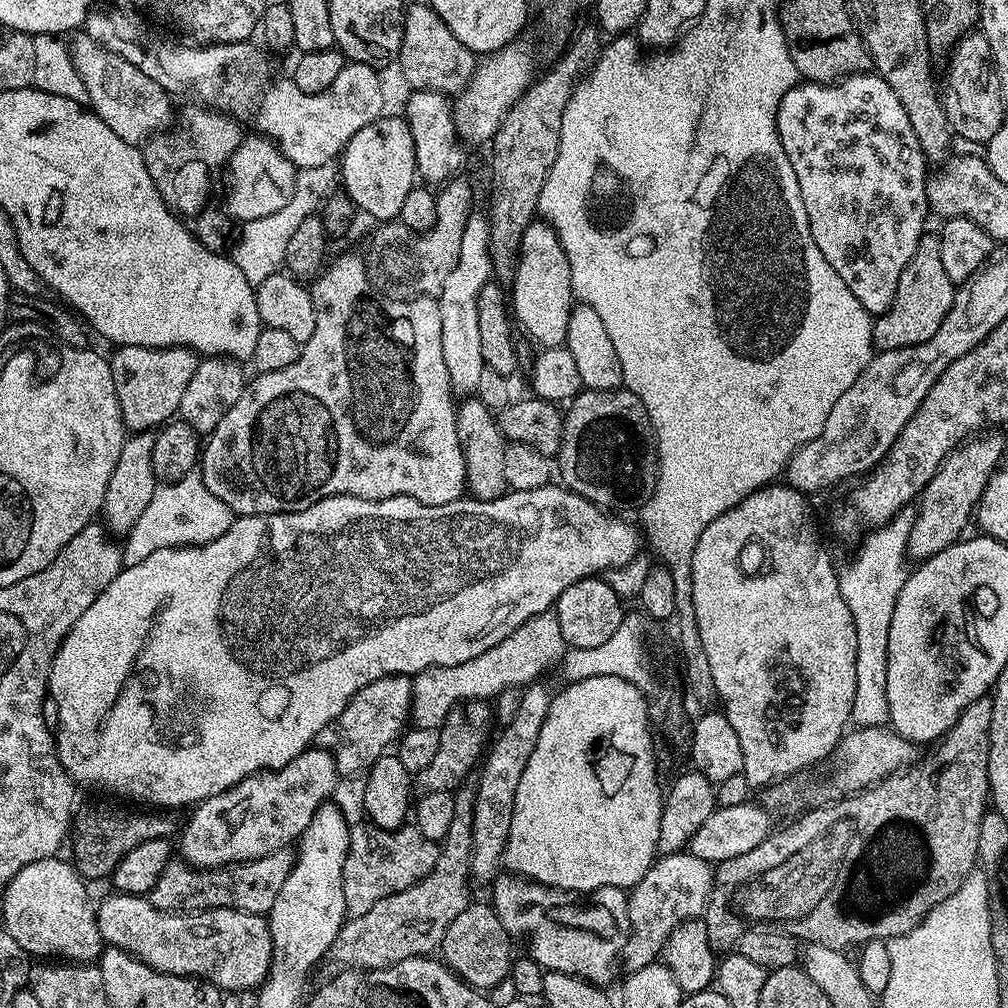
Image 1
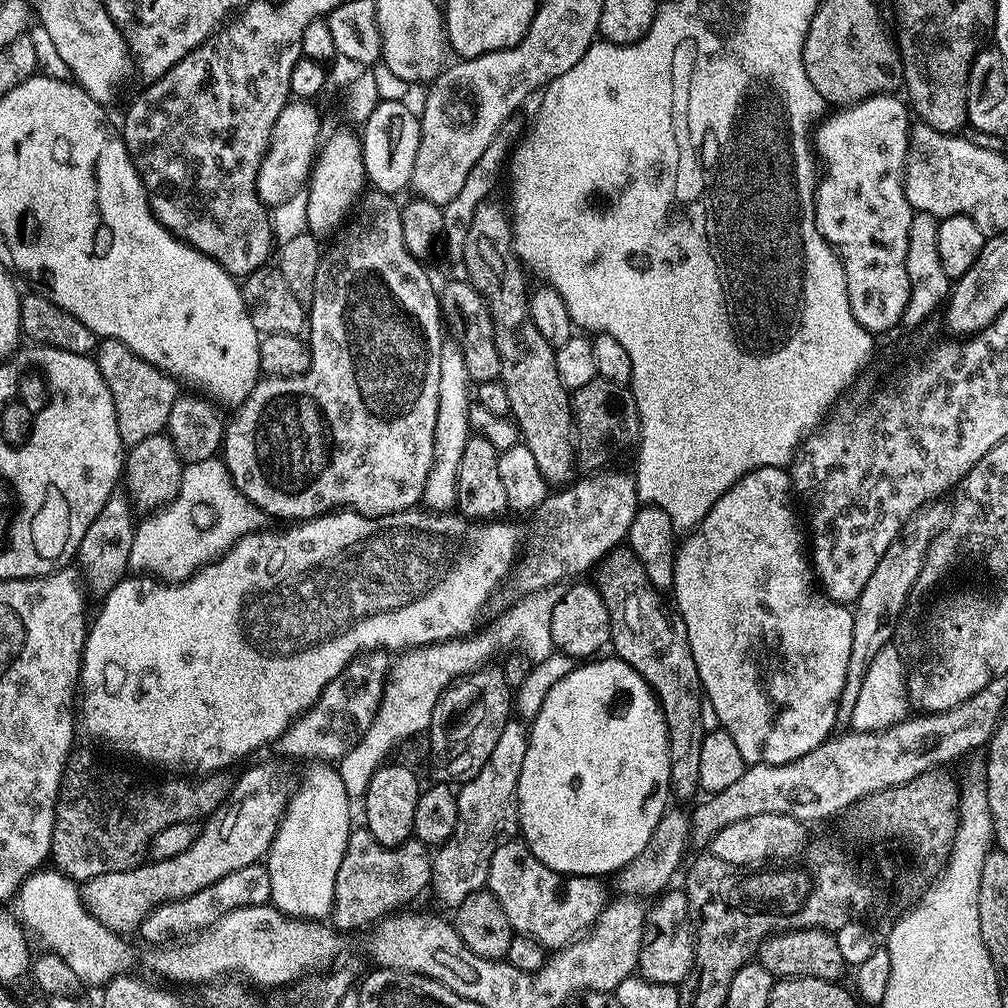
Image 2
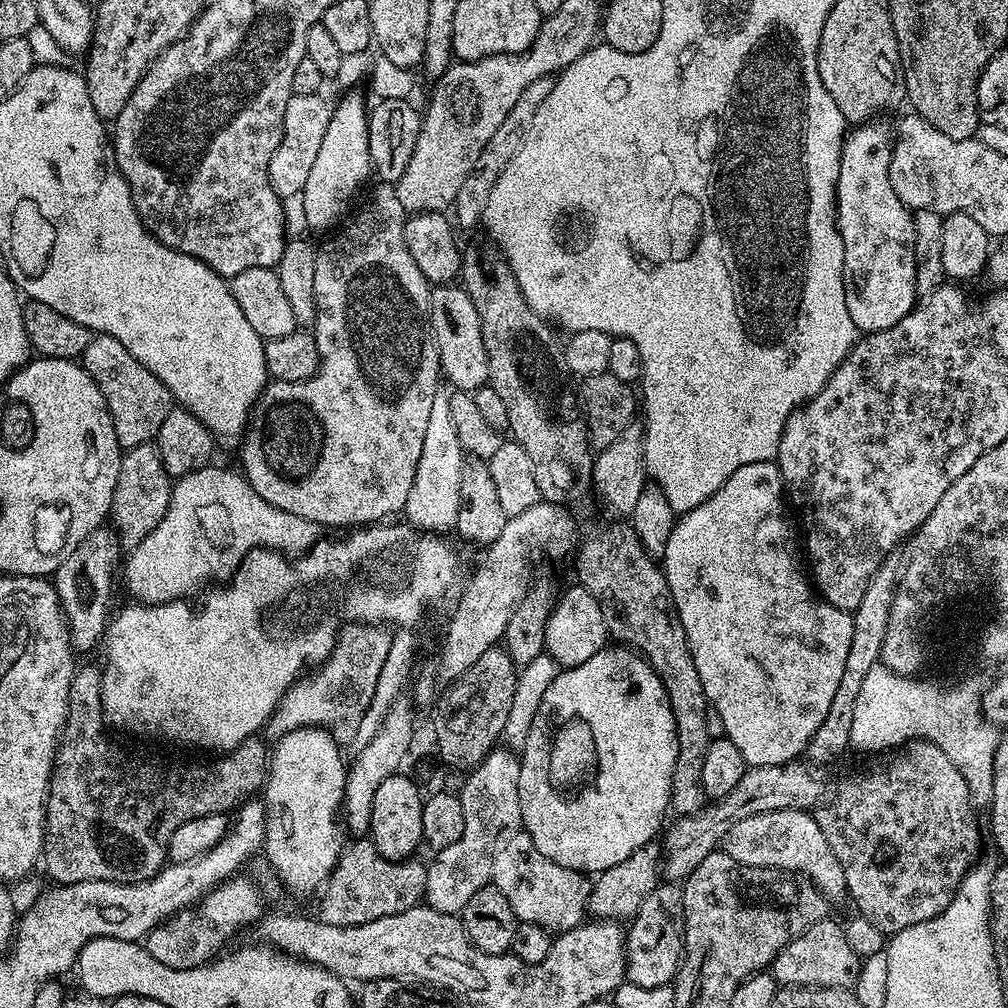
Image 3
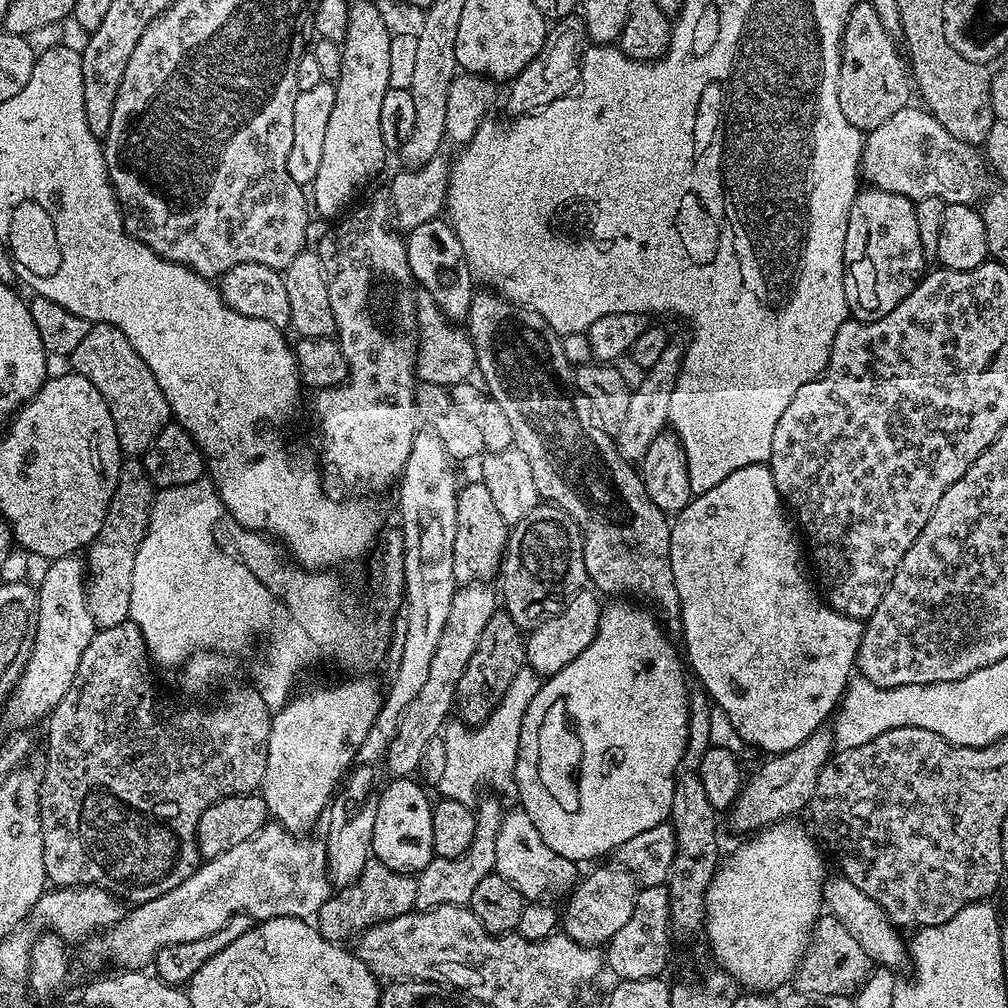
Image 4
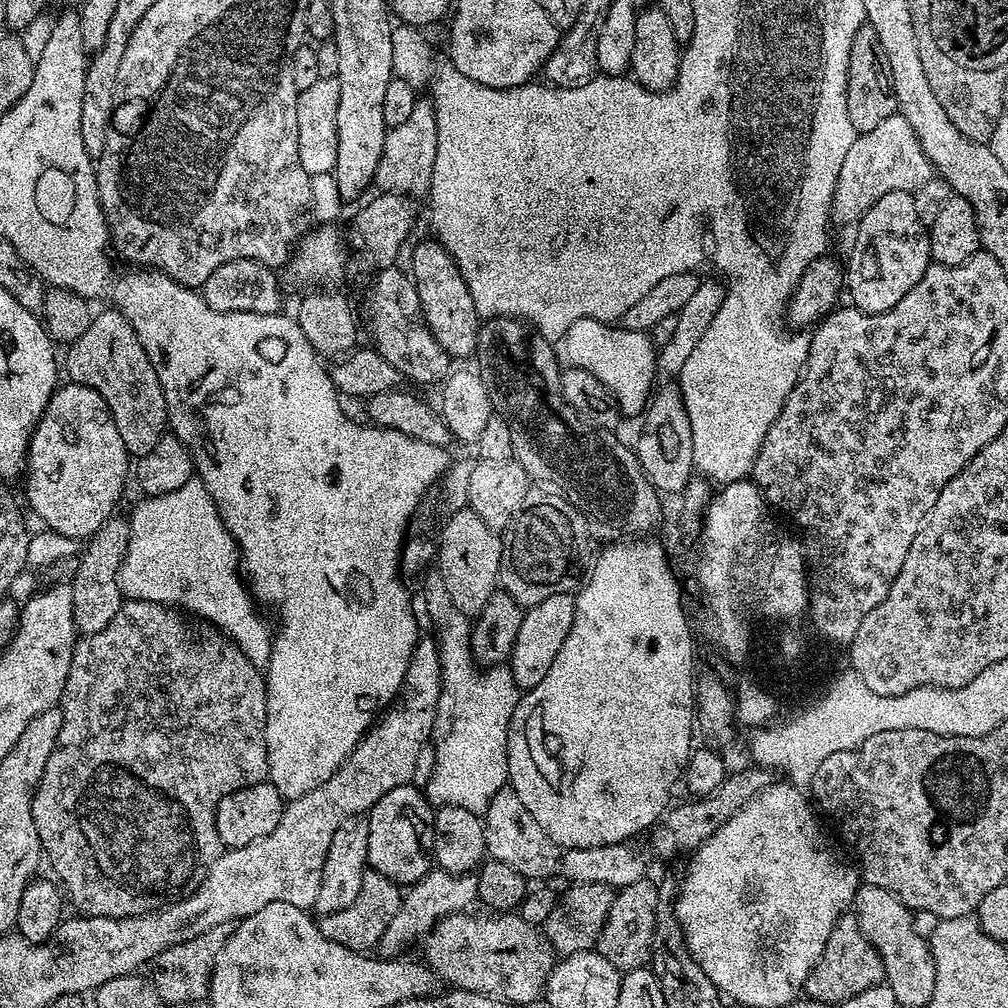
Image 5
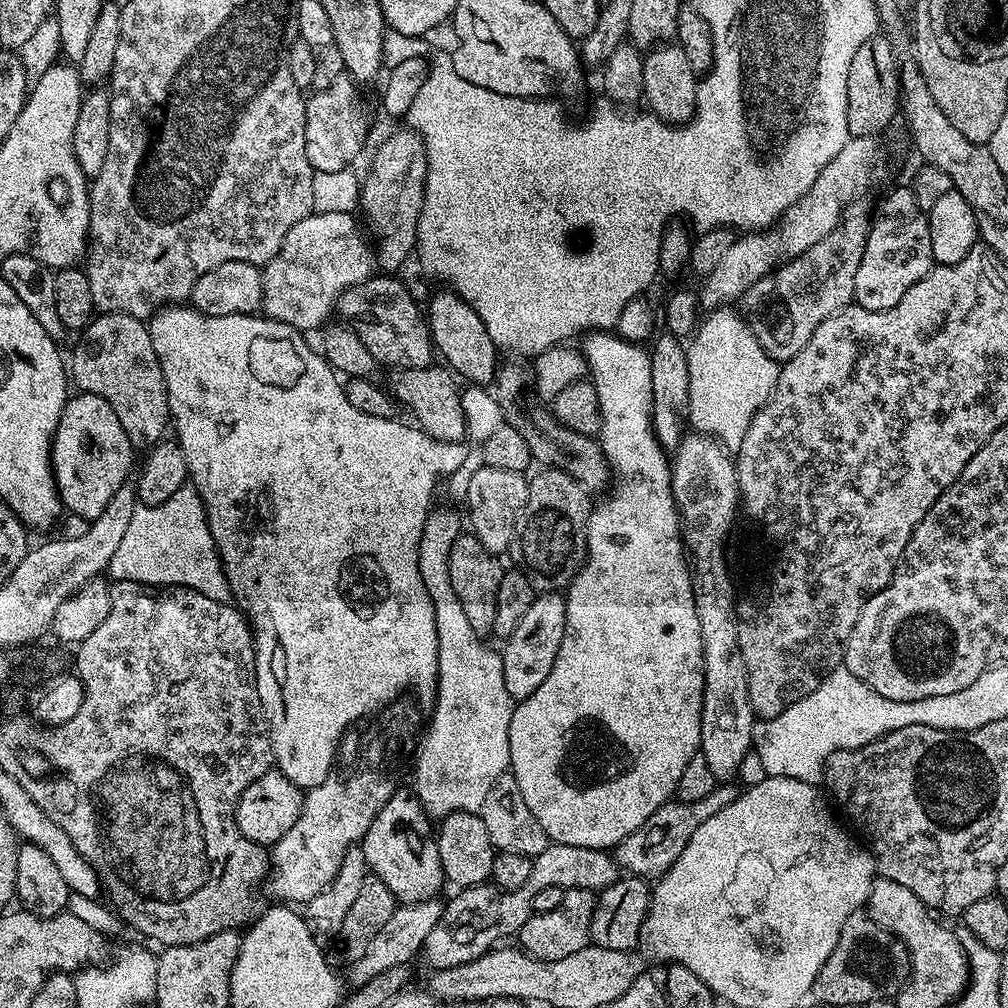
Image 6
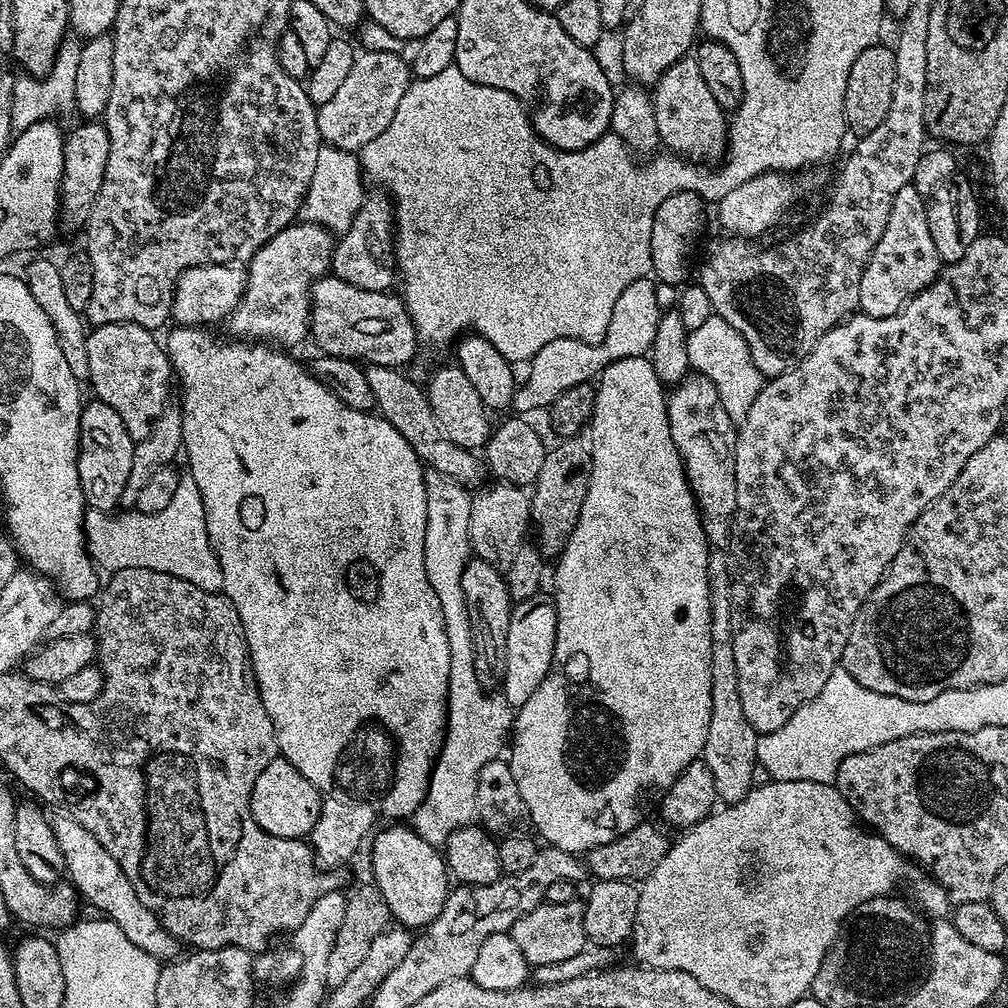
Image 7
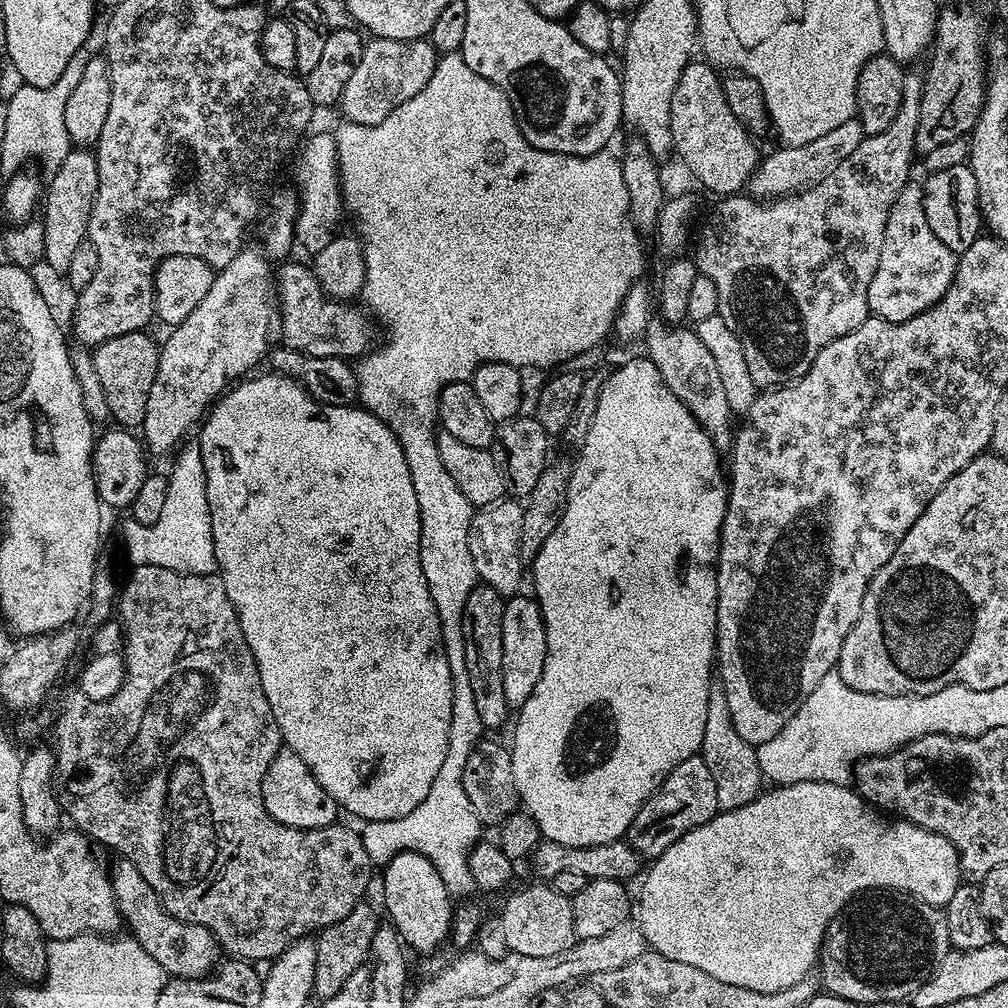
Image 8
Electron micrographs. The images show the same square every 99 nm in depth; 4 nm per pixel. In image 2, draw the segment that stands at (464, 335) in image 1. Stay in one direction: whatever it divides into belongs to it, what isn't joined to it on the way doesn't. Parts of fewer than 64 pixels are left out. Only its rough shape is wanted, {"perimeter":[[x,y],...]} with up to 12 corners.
{"perimeter":[[459,339],[438,358],[438,422],[425,509],[456,508],[474,403]]}

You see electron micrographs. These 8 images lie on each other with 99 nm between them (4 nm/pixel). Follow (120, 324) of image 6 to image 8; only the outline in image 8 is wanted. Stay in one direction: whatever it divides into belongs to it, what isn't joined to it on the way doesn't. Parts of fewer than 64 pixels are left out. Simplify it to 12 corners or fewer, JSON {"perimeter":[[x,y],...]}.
{"perimeter":[[144,330],[92,352],[112,420],[139,429],[160,349]]}

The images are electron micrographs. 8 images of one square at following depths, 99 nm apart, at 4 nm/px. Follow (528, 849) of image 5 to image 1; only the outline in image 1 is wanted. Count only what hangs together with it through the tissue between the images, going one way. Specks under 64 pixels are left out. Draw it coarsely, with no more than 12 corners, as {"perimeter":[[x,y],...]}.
{"perimeter":[[491,881],[509,937],[550,972],[608,986],[628,941],[628,892]]}

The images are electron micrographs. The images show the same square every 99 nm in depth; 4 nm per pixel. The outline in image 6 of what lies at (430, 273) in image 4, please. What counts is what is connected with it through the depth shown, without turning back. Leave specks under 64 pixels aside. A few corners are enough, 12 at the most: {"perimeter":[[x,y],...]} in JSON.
{"perimeter":[[451,290],[426,304],[432,343],[461,381],[488,386],[496,343]]}

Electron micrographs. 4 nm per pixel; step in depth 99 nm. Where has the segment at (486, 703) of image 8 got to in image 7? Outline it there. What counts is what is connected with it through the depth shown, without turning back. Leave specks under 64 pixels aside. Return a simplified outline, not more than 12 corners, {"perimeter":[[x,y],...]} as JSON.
{"perimeter":[[469,559],[462,594],[474,674],[499,689],[514,601],[505,573]]}

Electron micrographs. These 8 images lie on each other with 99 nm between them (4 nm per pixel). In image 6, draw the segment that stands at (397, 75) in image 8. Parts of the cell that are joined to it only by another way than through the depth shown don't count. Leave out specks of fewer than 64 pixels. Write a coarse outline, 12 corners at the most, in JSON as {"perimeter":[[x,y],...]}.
{"perimeter":[[351,76],[307,97],[313,173],[355,165],[368,124]]}

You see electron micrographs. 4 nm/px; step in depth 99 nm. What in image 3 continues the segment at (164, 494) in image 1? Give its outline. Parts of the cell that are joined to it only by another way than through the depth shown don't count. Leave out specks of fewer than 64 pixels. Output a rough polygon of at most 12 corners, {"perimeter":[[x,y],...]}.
{"perimeter":[[239,471],[172,485],[166,518],[131,549],[137,601],[224,582],[256,548],[305,551],[309,520]]}

